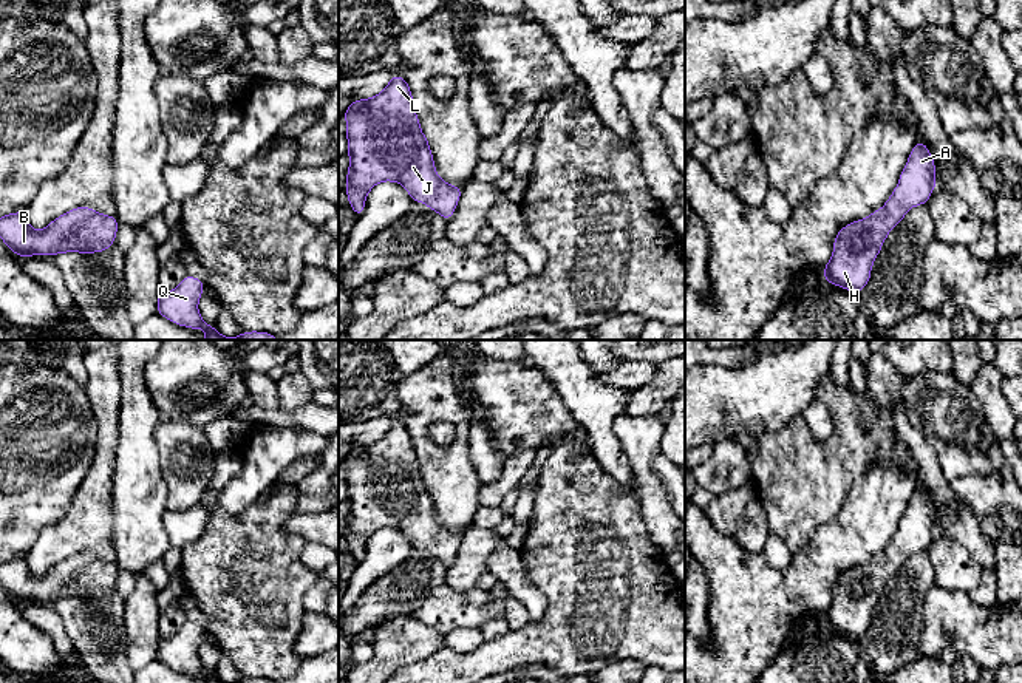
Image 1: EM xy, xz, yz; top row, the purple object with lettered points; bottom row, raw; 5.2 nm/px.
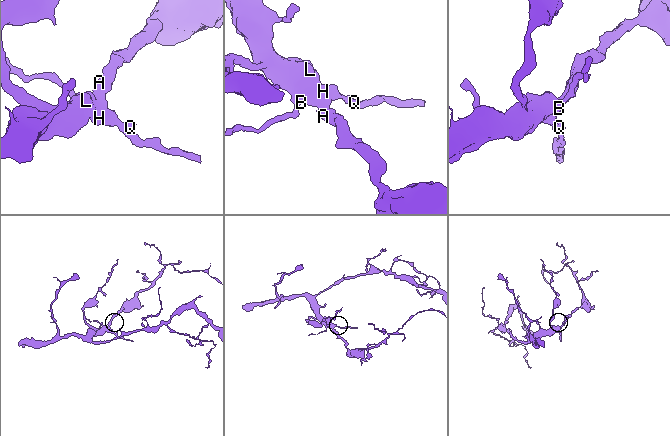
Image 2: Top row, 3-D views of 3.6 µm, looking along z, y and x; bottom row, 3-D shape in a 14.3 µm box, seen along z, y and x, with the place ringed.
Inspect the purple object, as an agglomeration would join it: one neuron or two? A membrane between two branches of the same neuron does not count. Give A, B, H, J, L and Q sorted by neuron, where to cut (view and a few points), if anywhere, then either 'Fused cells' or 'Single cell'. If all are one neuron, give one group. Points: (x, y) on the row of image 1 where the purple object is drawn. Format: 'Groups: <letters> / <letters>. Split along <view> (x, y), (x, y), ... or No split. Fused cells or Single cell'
Groups: A B H J L Q. No split. Single cell

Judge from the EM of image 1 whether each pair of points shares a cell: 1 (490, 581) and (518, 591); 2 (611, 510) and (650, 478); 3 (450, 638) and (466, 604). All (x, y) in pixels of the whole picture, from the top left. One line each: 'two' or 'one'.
1: two
2: two
3: two

